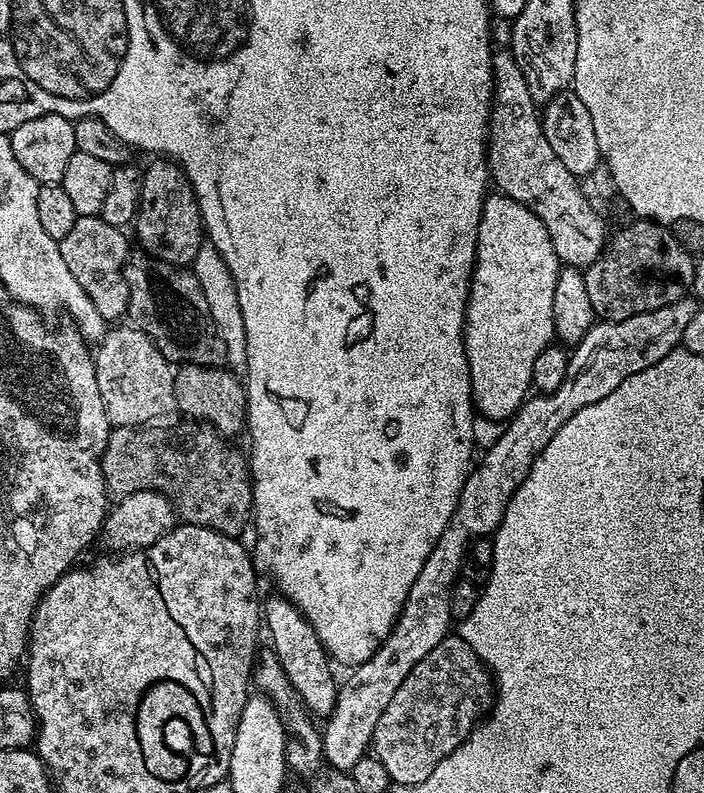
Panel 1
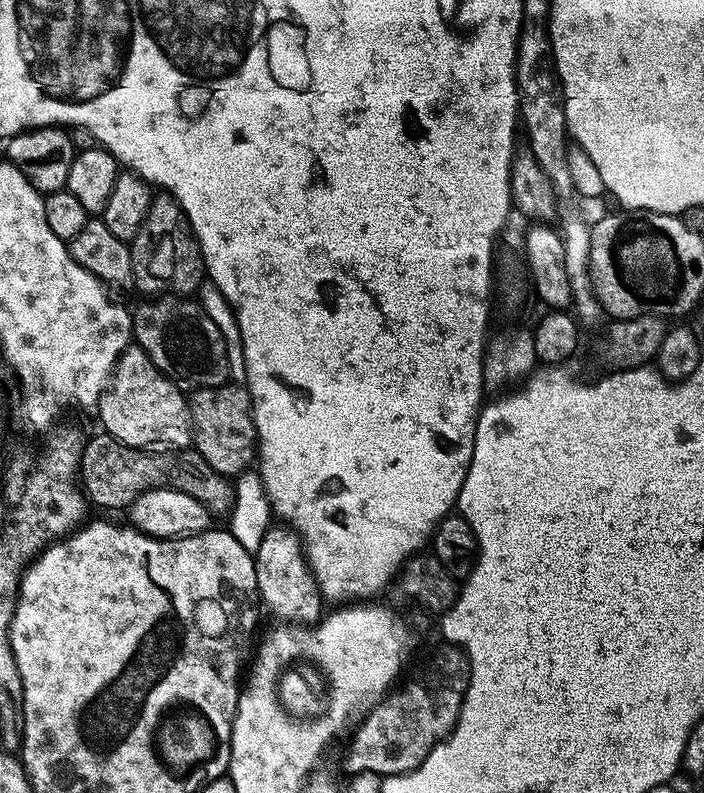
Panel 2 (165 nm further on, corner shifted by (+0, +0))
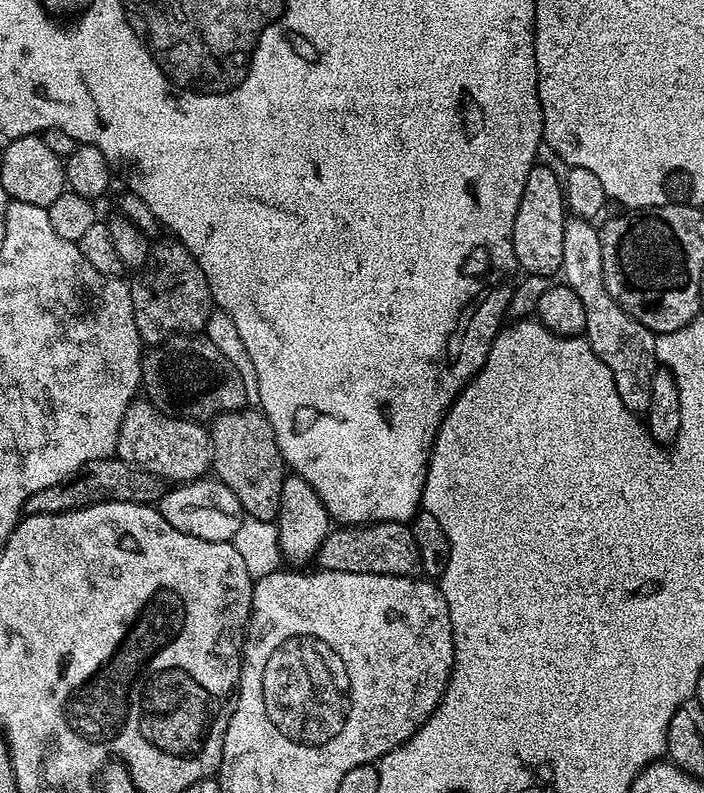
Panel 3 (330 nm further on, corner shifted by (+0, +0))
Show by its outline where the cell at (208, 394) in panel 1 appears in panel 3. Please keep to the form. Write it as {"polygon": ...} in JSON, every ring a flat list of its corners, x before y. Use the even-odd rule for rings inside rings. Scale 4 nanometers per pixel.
{"polygon":[[259,410,223,412,211,421,212,466,215,479,221,480,238,498,249,517,275,521,280,514,282,482,286,465,270,422]]}

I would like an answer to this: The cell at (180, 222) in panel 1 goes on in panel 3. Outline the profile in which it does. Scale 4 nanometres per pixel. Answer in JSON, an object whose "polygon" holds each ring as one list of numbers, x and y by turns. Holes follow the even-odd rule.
{"polygon":[[175,238,167,239,151,245,148,263,139,269,140,277,131,285,134,322,141,341,148,346,159,346,172,336,203,333,214,311,202,266,198,266,186,245]]}

